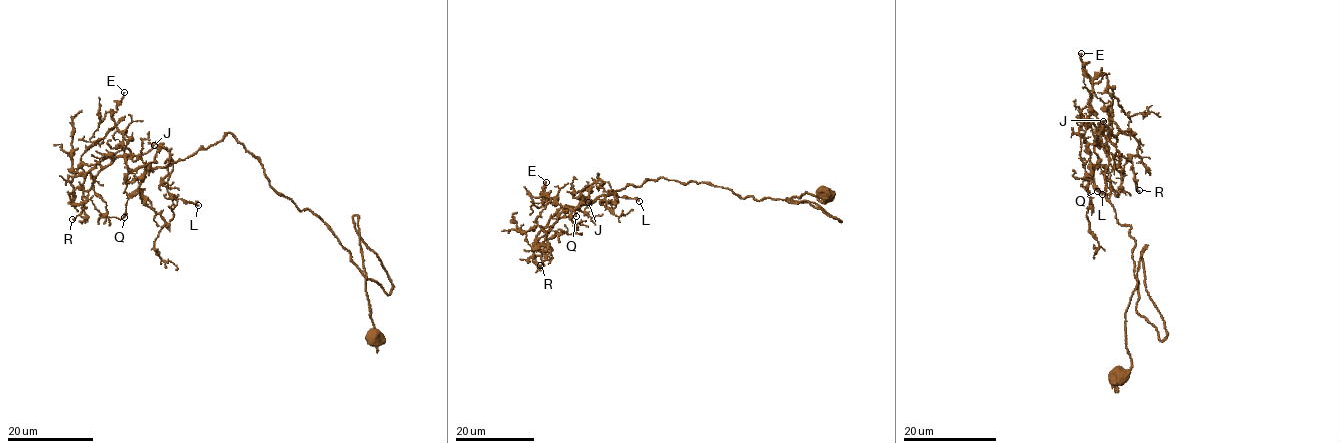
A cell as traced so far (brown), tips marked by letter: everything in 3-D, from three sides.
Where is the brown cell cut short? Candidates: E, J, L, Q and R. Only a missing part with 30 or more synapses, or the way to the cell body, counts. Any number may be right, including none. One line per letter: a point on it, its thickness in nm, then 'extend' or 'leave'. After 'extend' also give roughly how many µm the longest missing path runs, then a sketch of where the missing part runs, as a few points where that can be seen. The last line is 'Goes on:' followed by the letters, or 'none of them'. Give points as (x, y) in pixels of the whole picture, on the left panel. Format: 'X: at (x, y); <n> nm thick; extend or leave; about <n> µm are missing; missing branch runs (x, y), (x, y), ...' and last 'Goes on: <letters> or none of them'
E: at (124, 92); 130 nm thick; leave
J: at (154, 145); 200 nm thick; extend; about 20 µm are missing; missing branch runs (154, 145), (154, 142), (151, 148), (160, 164), (162, 177), (159, 188), (146, 195)
L: at (198, 205); 160 nm thick; leave
Q: at (124, 217); 120 nm thick; leave
R: at (72, 219); 180 nm thick; leave
Goes on: J

